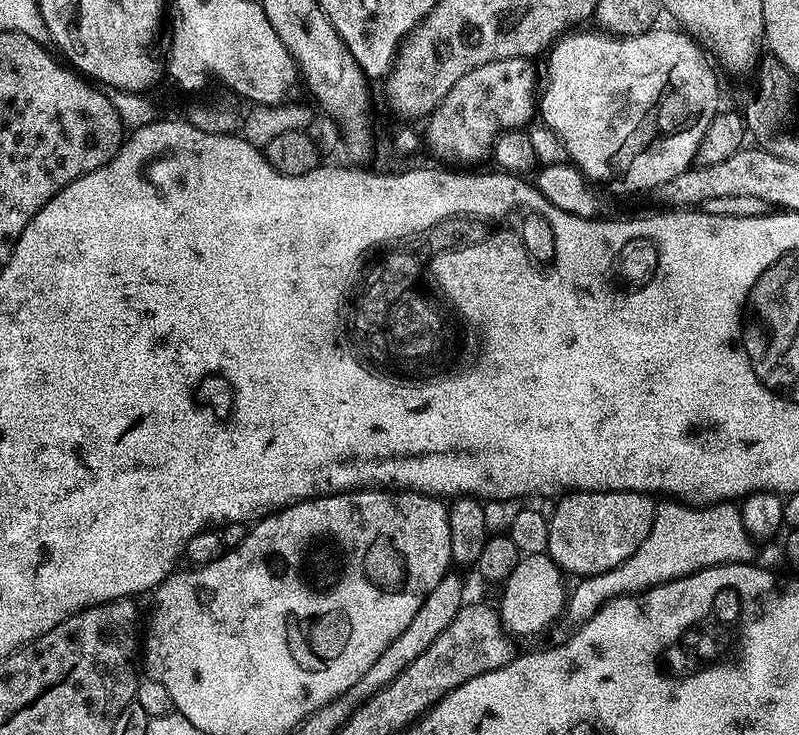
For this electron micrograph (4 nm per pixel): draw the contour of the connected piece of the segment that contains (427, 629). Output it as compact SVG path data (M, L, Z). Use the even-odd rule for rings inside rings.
M450 570L443 576L434 590L423 600L422 606L419 607L413 621L410 622L406 630L382 652L381 657L374 662L373 666L366 670L366 674L359 679L355 686L354 692L355 695L358 694L357 697L367 698L388 685L405 669L406 665L418 658L418 655L424 653L430 644L438 638L438 634L442 634L442 631L446 630L450 622L454 620L464 604L464 598L462 598L464 582L461 576L455 572Z

